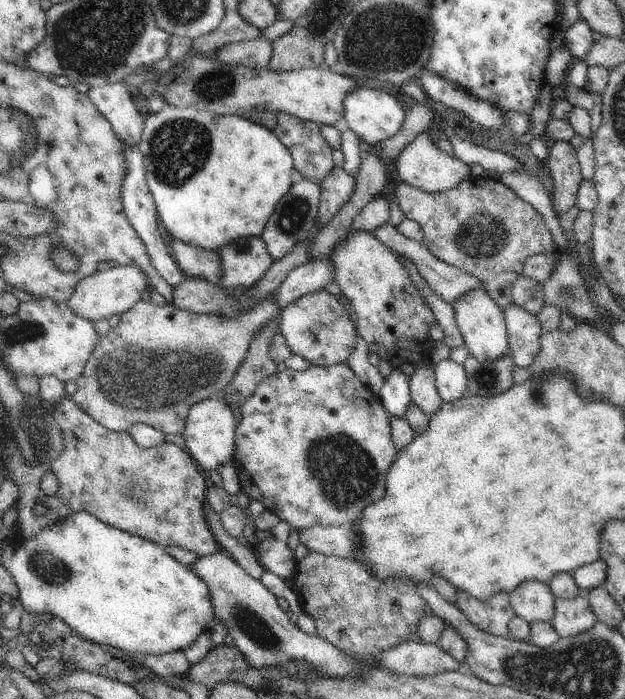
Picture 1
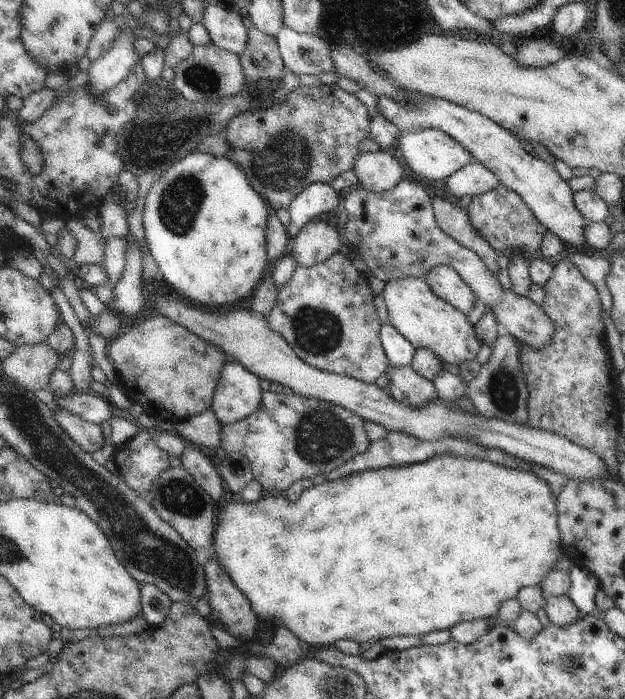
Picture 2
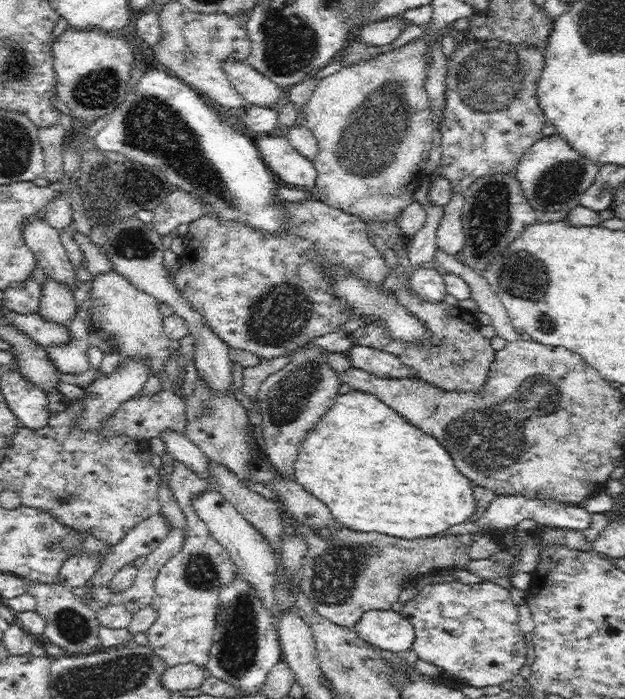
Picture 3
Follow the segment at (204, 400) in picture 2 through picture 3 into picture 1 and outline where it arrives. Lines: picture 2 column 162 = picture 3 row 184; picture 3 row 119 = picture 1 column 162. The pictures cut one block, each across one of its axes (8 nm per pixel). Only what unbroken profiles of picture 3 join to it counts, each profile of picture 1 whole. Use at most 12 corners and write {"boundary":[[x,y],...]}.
{"boundary":[[274,294],[234,318],[140,299],[70,397],[108,430],[181,435]]}

